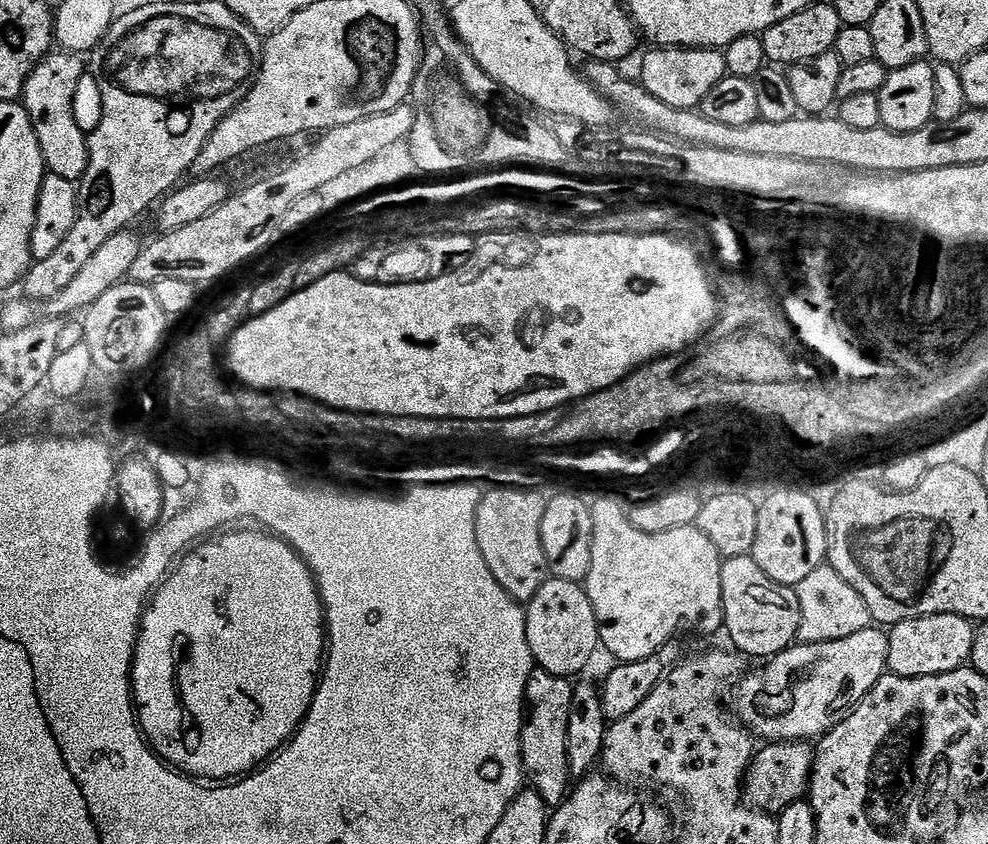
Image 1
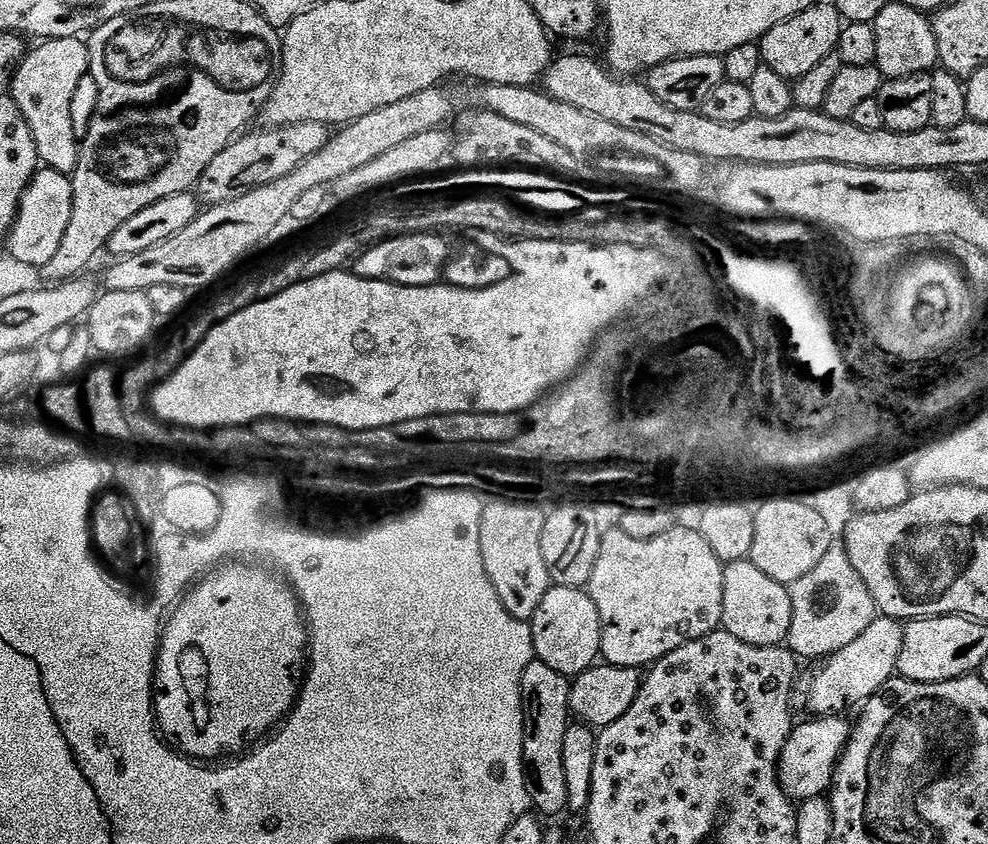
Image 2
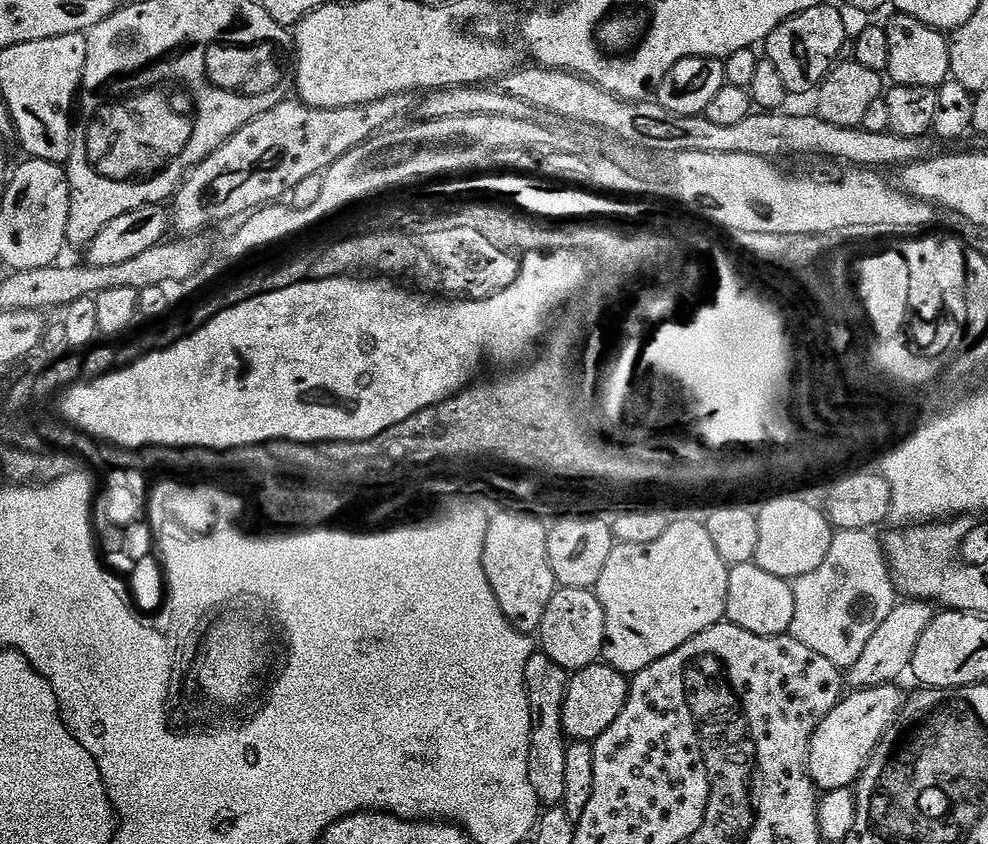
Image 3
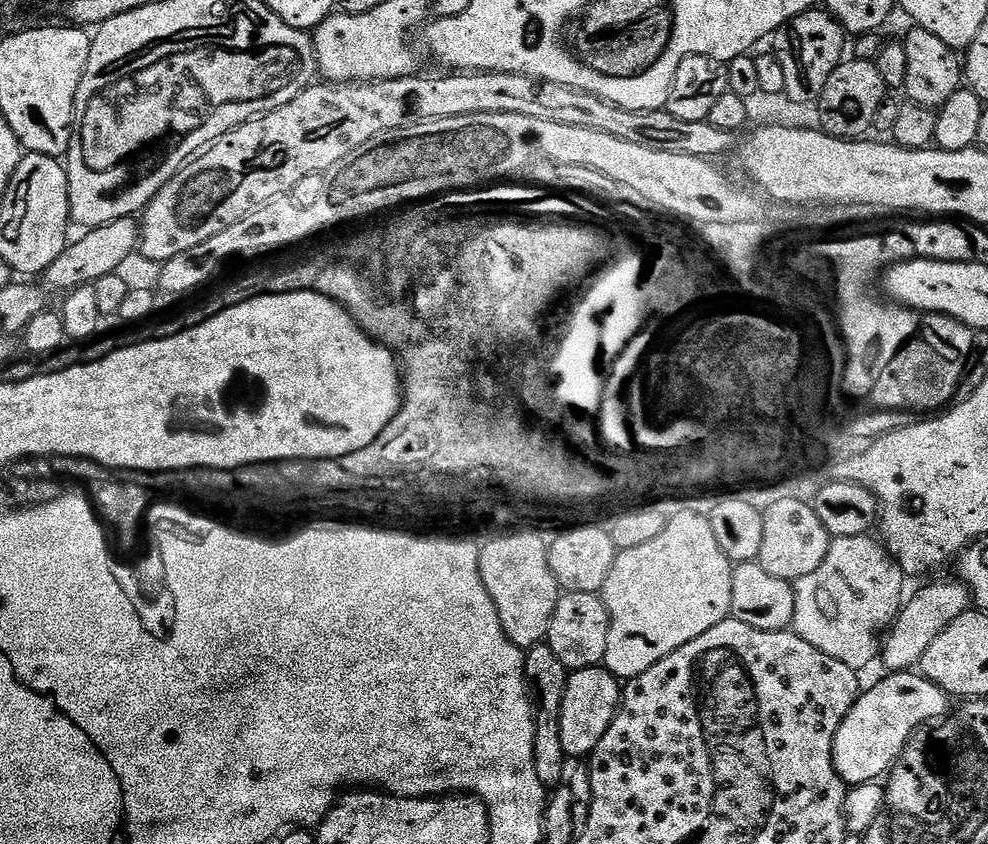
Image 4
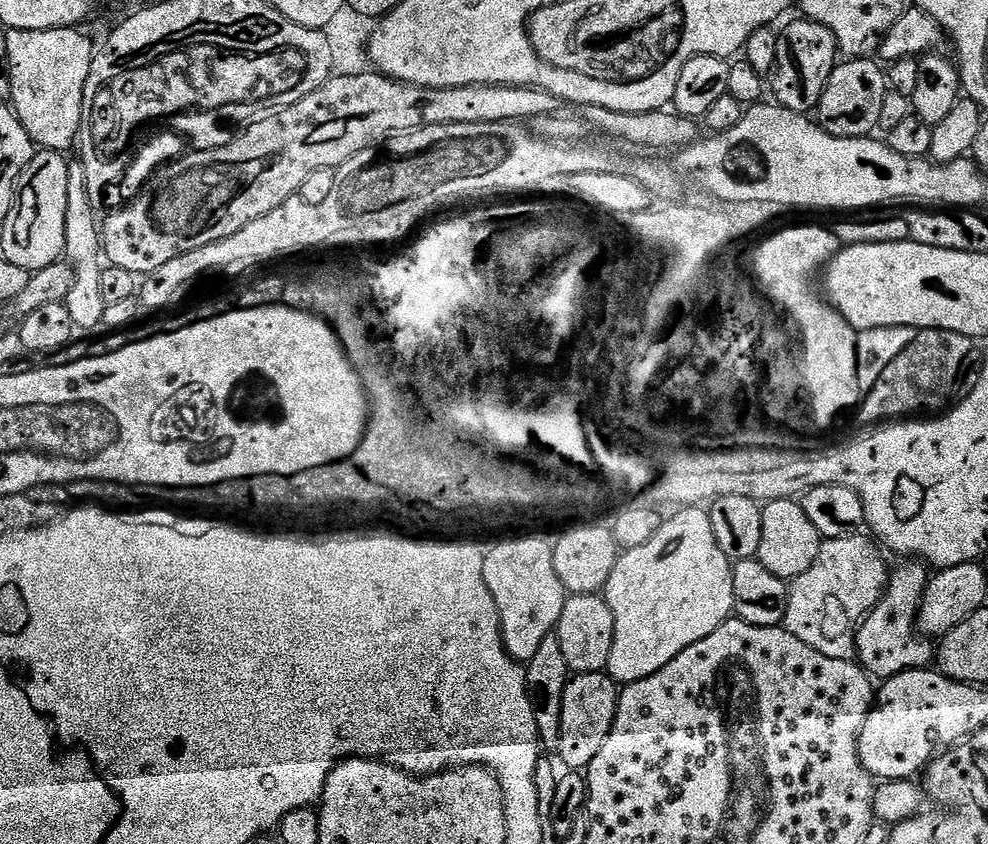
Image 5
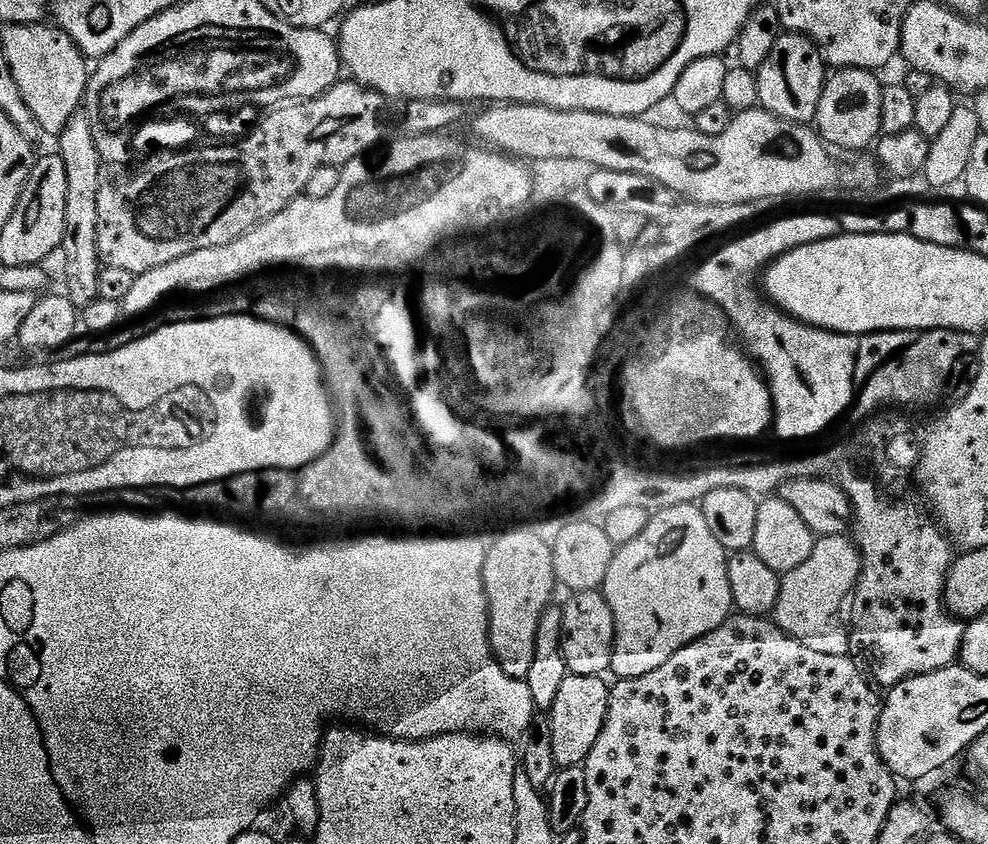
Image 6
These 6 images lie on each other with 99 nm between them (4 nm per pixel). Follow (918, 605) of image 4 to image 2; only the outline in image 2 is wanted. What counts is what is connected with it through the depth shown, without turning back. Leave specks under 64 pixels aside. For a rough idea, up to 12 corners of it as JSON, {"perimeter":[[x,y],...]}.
{"perimeter":[[880,616],[812,680],[815,715],[847,713],[897,675],[904,624]]}

